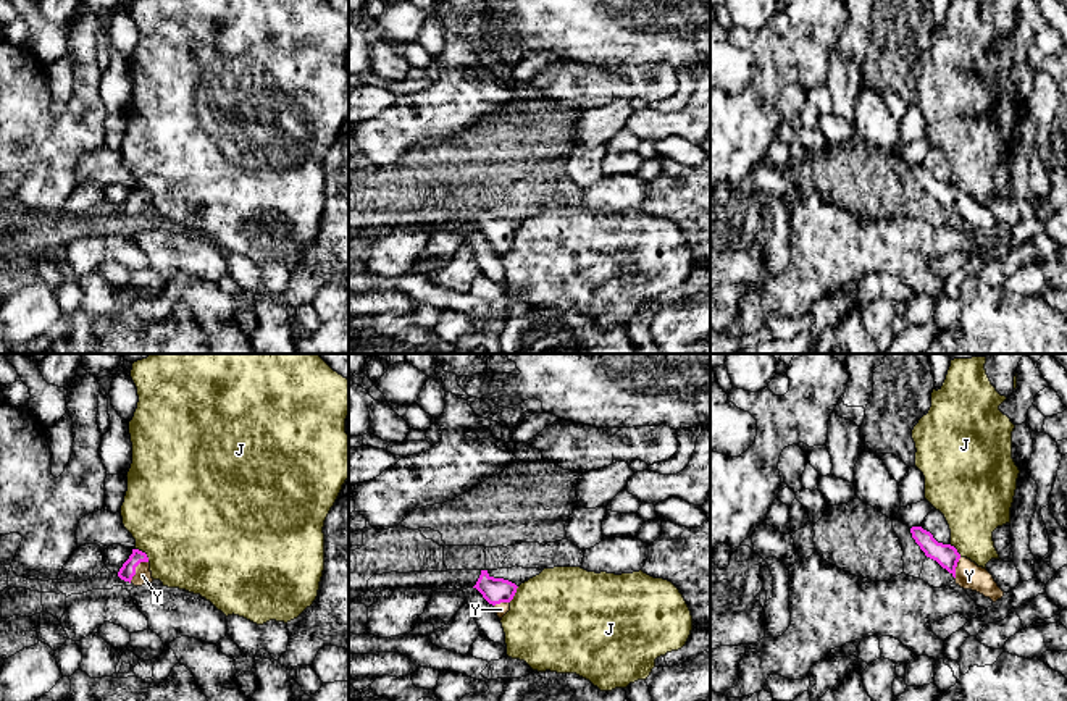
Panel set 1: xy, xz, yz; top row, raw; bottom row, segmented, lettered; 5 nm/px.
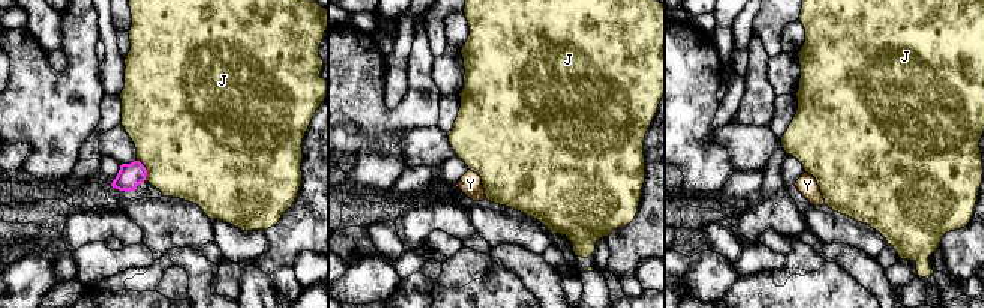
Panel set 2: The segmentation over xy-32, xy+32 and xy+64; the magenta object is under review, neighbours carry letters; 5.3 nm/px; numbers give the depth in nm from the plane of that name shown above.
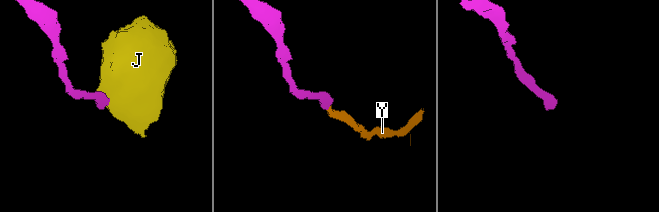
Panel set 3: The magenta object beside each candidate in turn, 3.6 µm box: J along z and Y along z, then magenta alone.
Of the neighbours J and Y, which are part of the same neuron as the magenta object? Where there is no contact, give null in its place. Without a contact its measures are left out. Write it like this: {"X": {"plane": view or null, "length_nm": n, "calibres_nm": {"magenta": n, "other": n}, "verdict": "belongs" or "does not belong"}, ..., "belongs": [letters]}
{"J": {"plane": "xy", "length_nm": 100, "calibres_nm": {"magenta": 80, "other": 500}, "verdict": "does not belong"}, "Y": {"plane": "xy", "length_nm": 140, "calibres_nm": {"magenta": 80, "other": 80}, "verdict": "belongs"}, "belongs": ["Y"]}

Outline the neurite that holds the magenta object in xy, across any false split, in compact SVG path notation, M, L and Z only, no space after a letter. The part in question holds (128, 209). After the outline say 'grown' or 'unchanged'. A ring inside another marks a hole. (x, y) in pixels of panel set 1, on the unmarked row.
M132 187L132 192L119 207L118 215L134 225L152 223L153 216L147 192L139 187Z; grown

